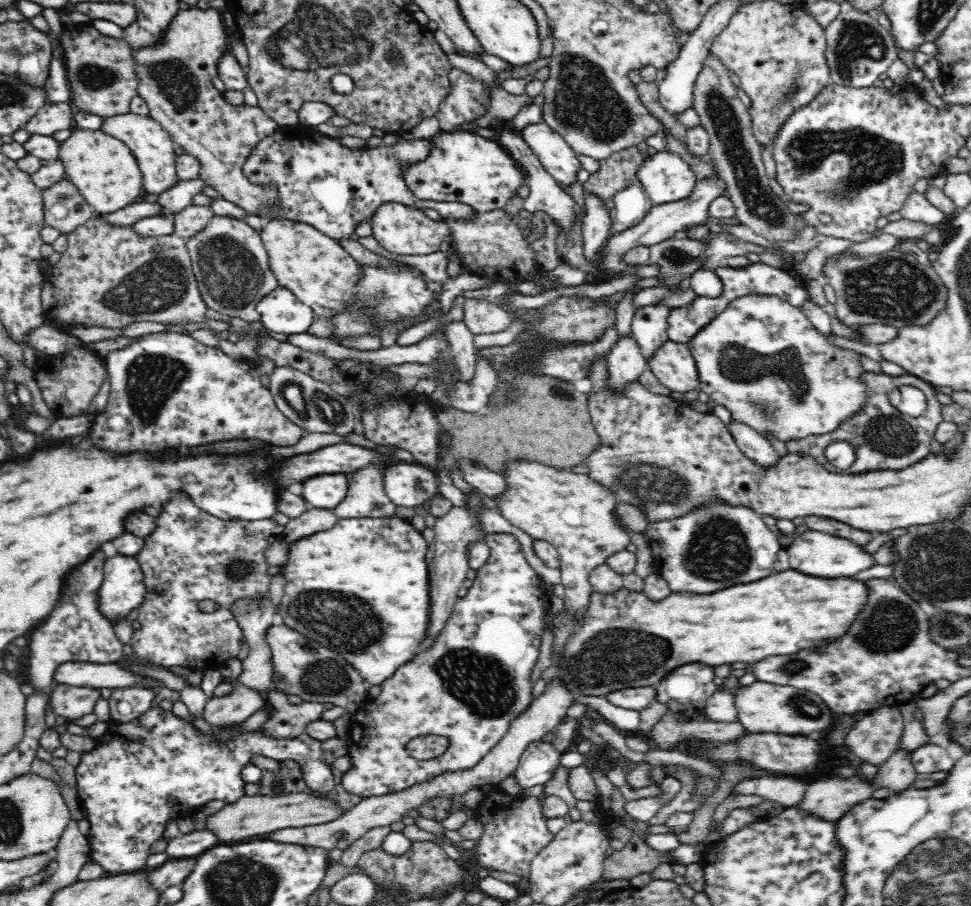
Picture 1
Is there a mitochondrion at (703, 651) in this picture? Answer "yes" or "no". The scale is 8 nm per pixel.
no

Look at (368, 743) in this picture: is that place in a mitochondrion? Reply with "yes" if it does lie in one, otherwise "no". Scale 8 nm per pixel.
no

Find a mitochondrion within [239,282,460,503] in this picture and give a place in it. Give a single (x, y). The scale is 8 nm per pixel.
(303, 402)

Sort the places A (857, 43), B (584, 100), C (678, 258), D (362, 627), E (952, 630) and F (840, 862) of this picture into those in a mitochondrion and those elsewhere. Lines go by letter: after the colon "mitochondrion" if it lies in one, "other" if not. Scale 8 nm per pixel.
A: mitochondrion
B: mitochondrion
C: mitochondrion
D: mitochondrion
E: mitochondrion
F: other

